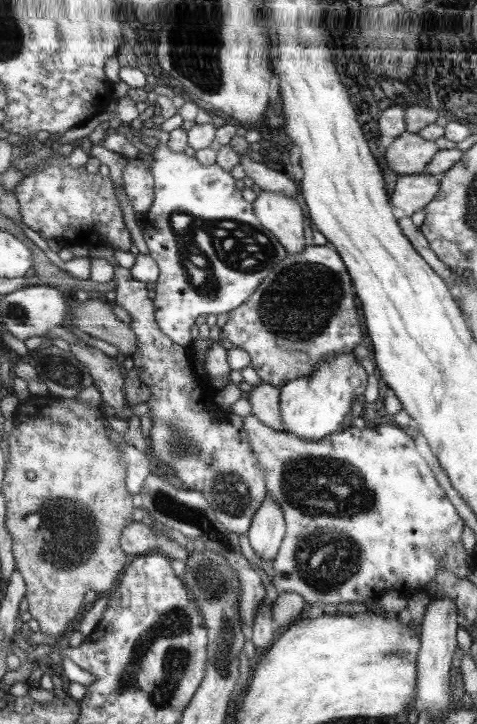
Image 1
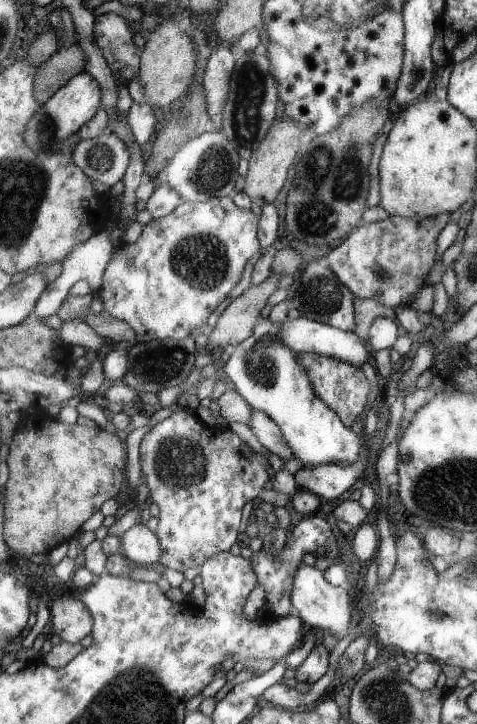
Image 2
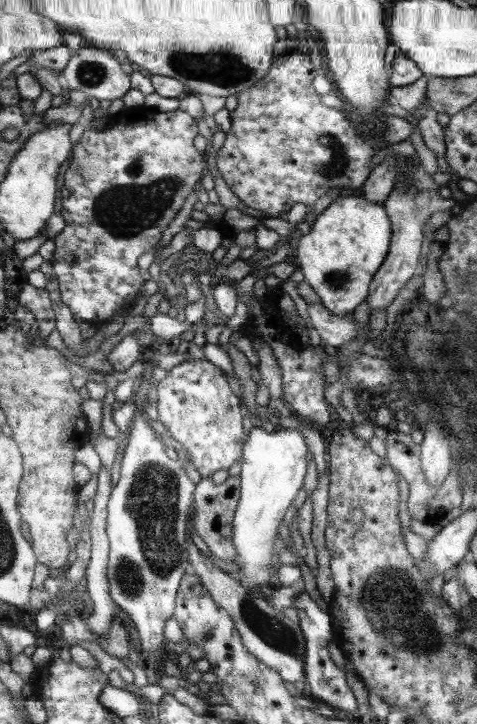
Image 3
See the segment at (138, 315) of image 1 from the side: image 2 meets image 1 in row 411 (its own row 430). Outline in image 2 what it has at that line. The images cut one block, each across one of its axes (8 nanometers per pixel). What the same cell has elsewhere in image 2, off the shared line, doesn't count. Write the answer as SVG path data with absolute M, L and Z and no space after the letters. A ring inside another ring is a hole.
M175 410L173 414L169 414L167 418L143 434L139 442L139 464L148 488L149 502L154 502L159 508L158 524L155 528L161 548L159 568L169 568L179 572L187 568L199 568L212 556L219 555L220 552L229 552L229 546L237 540L241 506L247 500L251 501L257 497L263 482L270 479L267 478L267 474L263 474L263 466L265 472L269 467L267 456L253 454L247 446L241 446L239 438L229 430L229 426L225 426L219 438L215 436L213 444L211 428L185 410Z

